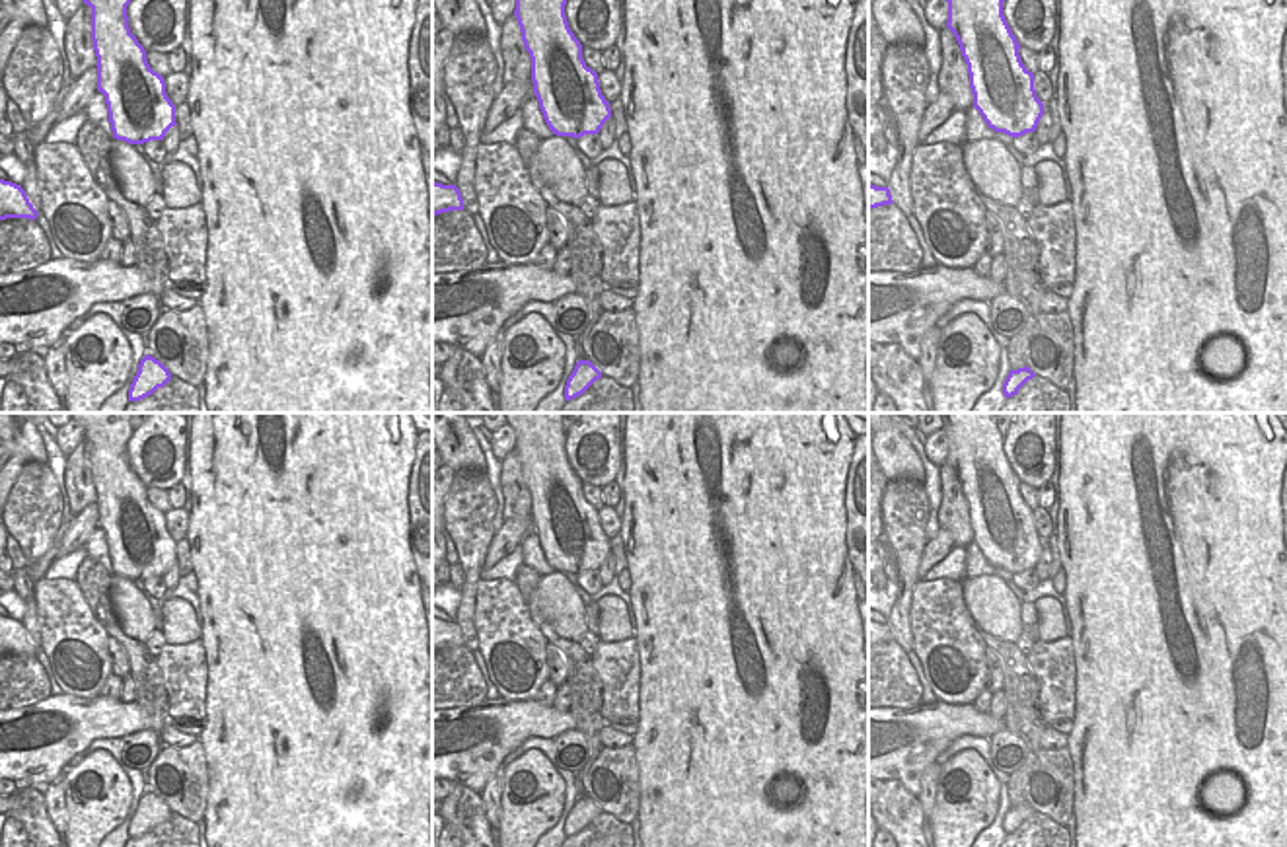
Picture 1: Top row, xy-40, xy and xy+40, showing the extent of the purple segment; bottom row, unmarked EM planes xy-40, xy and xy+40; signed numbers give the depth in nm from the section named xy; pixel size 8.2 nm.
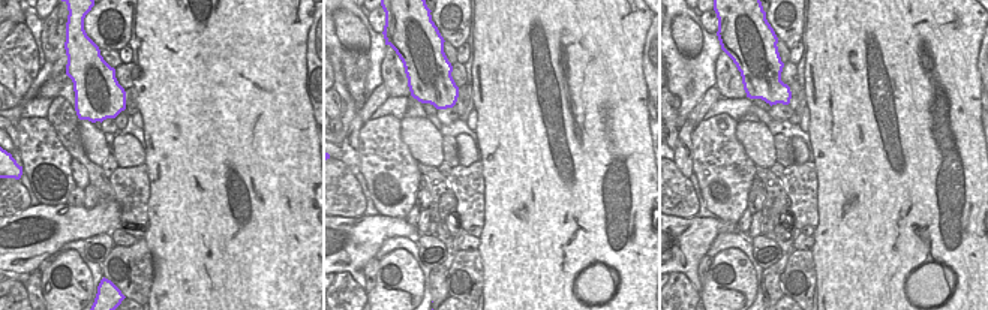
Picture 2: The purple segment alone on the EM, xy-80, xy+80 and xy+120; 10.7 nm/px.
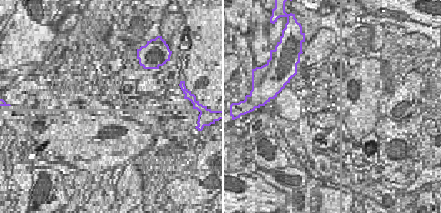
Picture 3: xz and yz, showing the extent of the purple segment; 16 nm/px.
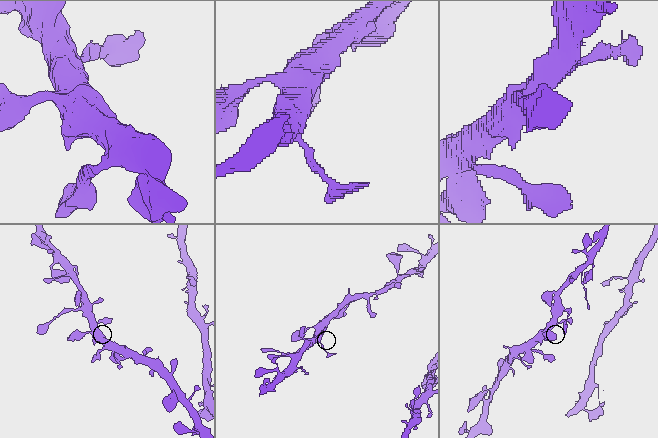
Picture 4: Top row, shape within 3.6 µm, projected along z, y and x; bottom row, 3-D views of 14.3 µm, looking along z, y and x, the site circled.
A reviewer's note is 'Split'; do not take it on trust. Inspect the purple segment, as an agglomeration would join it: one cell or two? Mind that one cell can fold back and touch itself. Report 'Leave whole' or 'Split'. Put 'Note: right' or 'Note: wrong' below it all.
Leave whole.
Note: wrong

